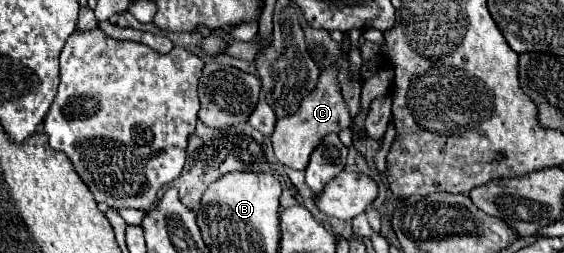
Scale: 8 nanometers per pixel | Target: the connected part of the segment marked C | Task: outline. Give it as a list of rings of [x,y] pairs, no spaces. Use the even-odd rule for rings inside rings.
[[[331,66],[319,76],[319,84],[301,102],[299,112],[293,114],[293,116],[277,120],[275,132],[271,134],[275,156],[281,164],[285,164],[289,168],[305,170],[313,150],[317,148],[317,142],[321,142],[321,138],[325,138],[325,134],[339,134],[341,128],[349,128],[349,126],[351,126],[351,118],[349,118],[349,110],[347,110],[347,106],[341,98],[341,92],[339,92],[337,68]]]

